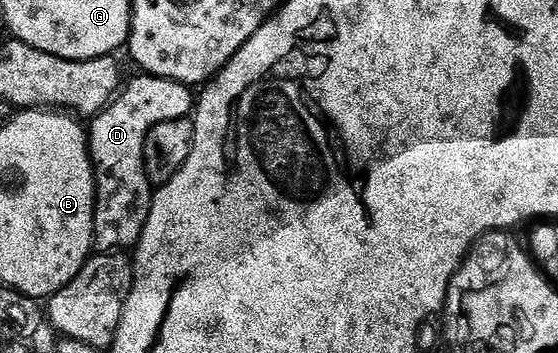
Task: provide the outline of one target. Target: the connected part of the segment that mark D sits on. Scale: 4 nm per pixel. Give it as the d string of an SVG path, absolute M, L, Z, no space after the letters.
M137 75L105 109L92 118L87 133L89 153L97 178L97 201L93 212L93 245L100 253L134 248L143 235L150 213L153 184L145 169L145 136L164 121L189 117L195 109L195 93L178 81Z

